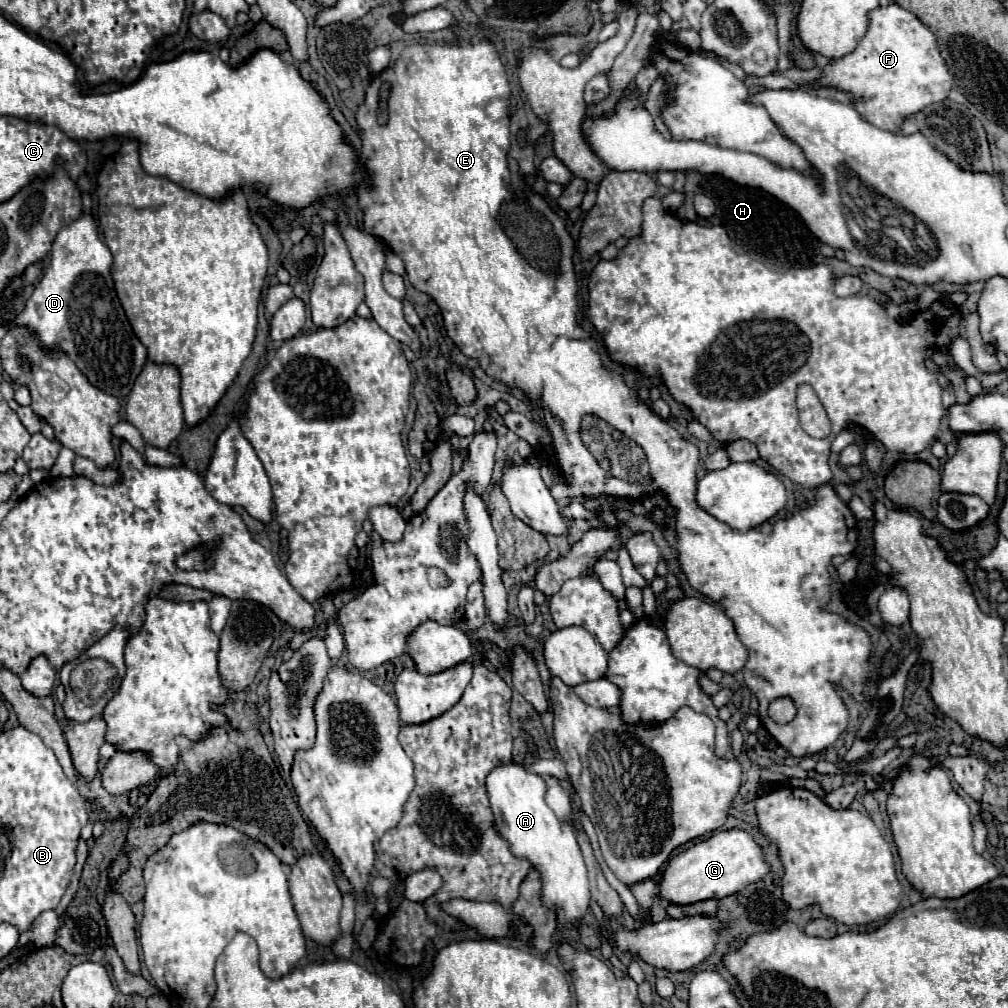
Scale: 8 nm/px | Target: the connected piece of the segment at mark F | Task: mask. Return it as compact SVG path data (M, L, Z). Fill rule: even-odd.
M889 4L869 14L869 30L859 46L851 54L825 66L815 84L851 92L855 96L855 108L871 124L899 132L905 118L929 104L945 100L953 88L953 78L937 50L933 32L913 12Z

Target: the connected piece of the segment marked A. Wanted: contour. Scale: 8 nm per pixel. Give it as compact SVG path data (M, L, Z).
M515 762L501 764L487 776L487 794L495 828L509 842L513 856L529 860L529 864L541 872L541 900L561 912L561 924L557 924L557 928L581 920L591 902L587 868L575 832L561 824L555 812L545 804L545 776L527 774L527 770Z

